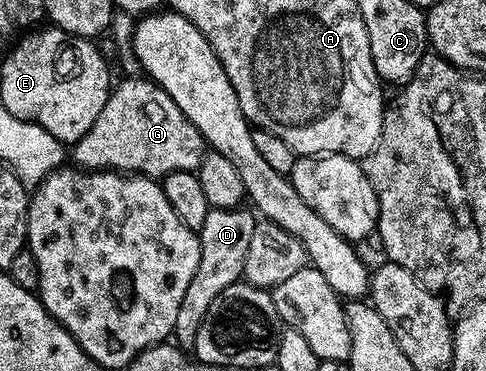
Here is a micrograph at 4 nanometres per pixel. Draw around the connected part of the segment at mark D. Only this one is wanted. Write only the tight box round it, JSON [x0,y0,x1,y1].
[174,208,258,351]

